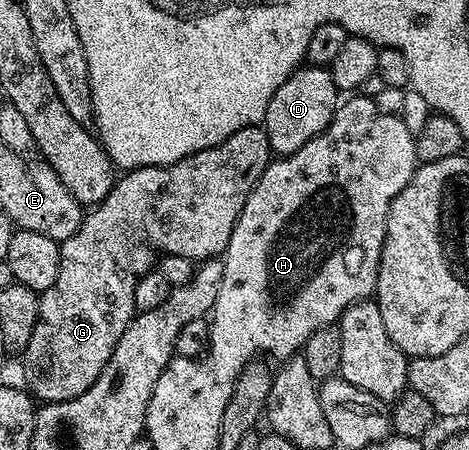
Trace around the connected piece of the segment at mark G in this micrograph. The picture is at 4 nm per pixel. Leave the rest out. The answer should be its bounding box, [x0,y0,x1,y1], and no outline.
[21,126,273,403]

